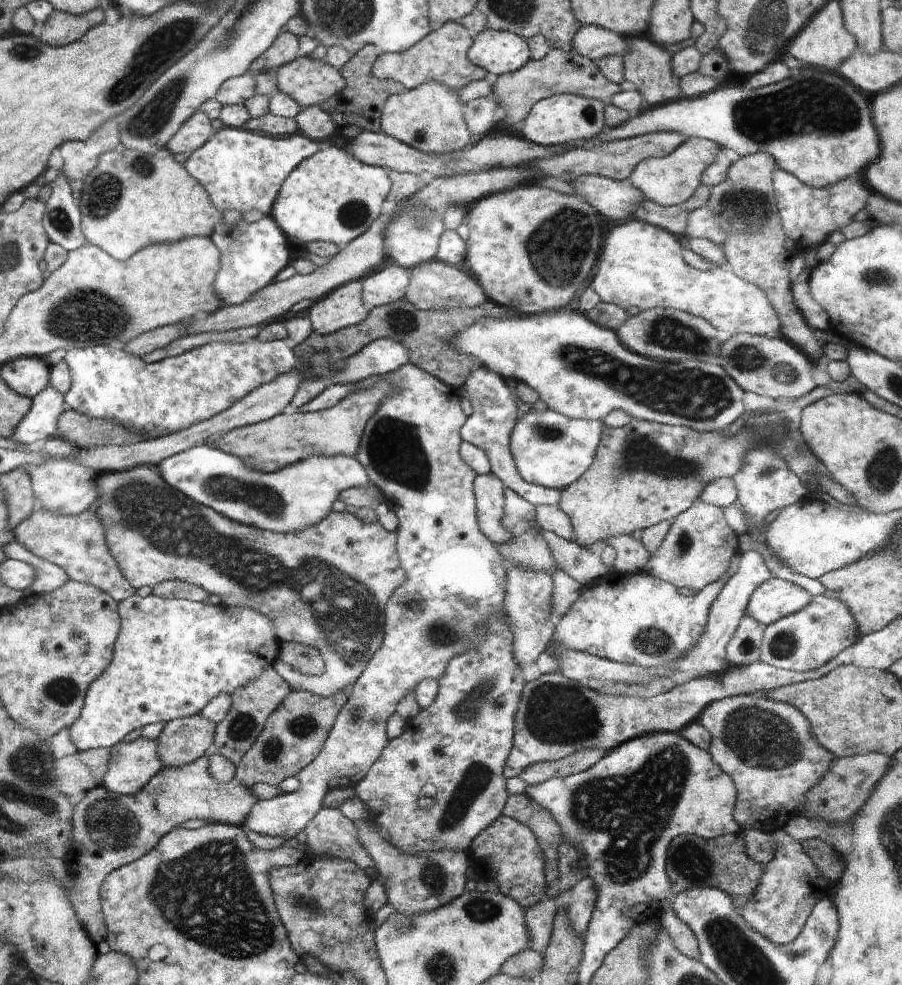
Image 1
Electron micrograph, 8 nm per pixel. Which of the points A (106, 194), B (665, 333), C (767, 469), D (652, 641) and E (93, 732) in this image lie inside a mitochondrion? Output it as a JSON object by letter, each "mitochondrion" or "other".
{"A":"mitochondrion","B":"mitochondrion","C":"mitochondrion","D":"mitochondrion","E":"other"}

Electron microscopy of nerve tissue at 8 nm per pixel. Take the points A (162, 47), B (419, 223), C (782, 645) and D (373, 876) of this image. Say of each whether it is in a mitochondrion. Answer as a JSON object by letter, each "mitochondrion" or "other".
{"A":"mitochondrion","B":"mitochondrion","C":"mitochondrion","D":"other"}

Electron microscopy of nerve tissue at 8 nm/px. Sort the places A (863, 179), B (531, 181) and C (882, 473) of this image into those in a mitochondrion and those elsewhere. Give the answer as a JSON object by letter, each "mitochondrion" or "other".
{"A":"other","B":"other","C":"mitochondrion"}

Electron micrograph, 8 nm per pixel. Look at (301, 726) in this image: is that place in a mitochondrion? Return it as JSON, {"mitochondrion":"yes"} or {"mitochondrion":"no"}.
{"mitochondrion":"yes"}

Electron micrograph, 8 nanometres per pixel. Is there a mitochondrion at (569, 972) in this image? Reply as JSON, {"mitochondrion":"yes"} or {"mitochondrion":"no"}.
{"mitochondrion":"no"}

